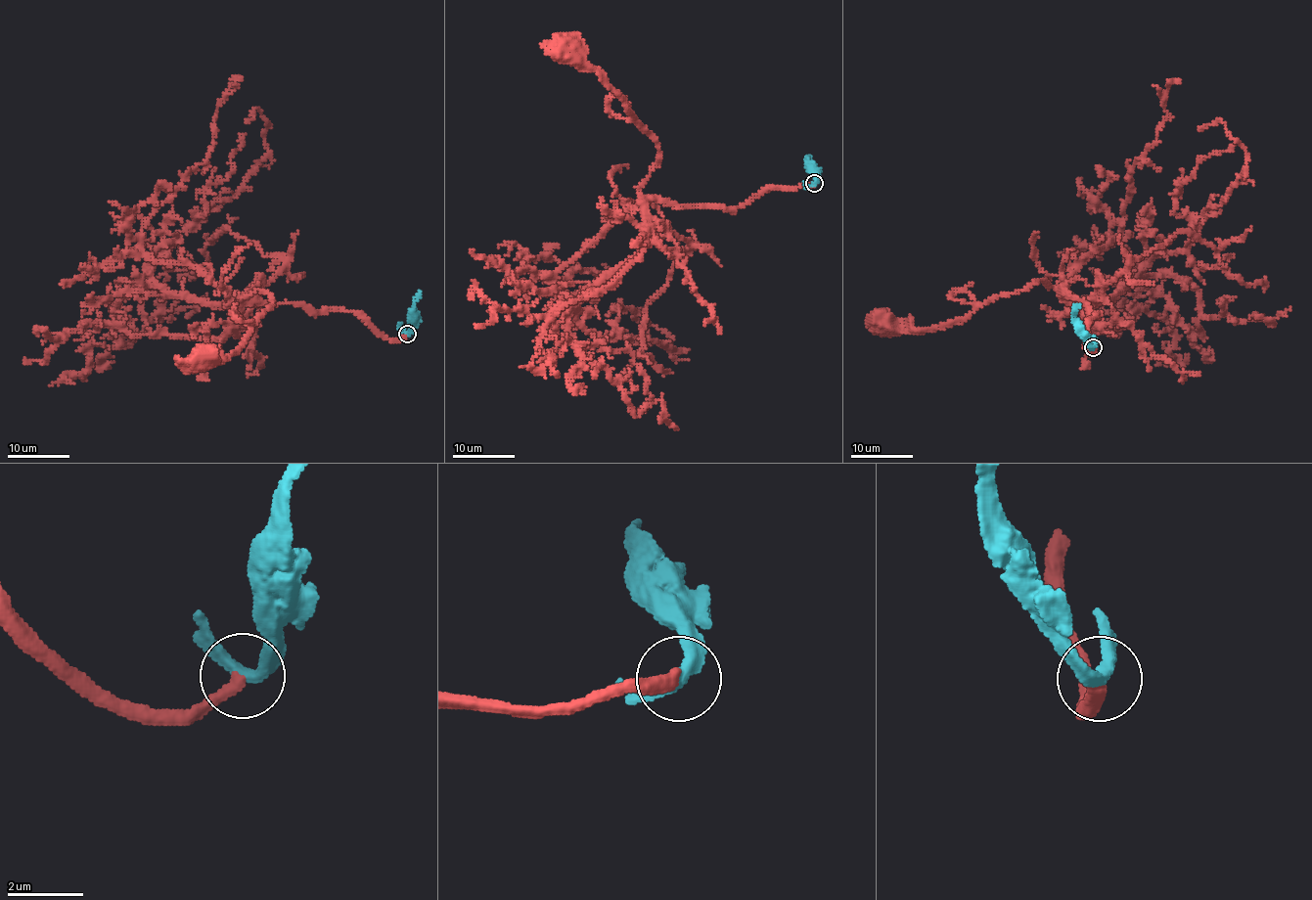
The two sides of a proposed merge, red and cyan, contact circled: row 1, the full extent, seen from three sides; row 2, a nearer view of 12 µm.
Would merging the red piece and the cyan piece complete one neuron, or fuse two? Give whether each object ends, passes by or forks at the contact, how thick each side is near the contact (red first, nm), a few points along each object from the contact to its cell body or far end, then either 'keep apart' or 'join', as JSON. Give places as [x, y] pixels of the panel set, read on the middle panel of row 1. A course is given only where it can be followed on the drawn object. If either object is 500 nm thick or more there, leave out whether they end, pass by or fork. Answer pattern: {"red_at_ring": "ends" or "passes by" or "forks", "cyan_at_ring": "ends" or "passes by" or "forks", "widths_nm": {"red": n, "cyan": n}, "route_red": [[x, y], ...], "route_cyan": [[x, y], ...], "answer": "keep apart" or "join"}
{"red_at_ring": "ends", "cyan_at_ring": "passes by", "widths_nm": {"red": 360, "cyan": 340}, "route_red": [[815, 182], [770, 186], [740, 206], [722, 208], [648, 199], [640, 188], [657, 160], [657, 145], [572, 47]], "route_cyan": [[815, 183], [815, 175], [806, 160], [810, 157]], "answer": "keep apart"}

